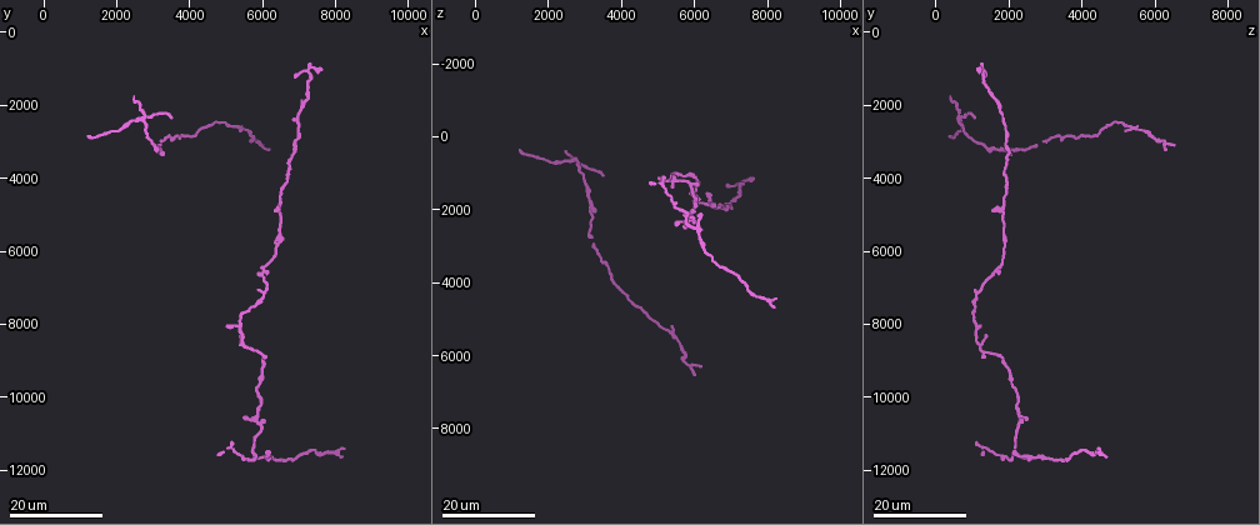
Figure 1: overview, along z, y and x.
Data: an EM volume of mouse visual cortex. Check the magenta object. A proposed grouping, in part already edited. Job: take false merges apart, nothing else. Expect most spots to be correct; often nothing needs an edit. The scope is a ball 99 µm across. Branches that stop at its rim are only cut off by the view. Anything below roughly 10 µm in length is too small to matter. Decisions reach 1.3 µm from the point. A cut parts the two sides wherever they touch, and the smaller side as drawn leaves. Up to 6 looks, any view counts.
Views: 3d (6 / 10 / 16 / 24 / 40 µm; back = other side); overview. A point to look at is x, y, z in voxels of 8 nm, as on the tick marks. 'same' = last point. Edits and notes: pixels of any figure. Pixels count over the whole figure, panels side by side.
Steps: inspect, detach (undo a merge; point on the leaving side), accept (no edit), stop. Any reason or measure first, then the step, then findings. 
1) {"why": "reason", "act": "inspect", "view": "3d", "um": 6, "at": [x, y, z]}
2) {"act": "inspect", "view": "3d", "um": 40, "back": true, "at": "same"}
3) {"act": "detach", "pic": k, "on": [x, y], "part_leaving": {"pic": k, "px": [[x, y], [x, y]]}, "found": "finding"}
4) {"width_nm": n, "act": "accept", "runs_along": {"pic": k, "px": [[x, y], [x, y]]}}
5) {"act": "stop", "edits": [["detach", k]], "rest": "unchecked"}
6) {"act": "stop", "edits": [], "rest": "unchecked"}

{"why": "side arm on a straight run", "act": "inspect", "view": "3d", "um": 16, "at": [6000, 10800, 2200]}

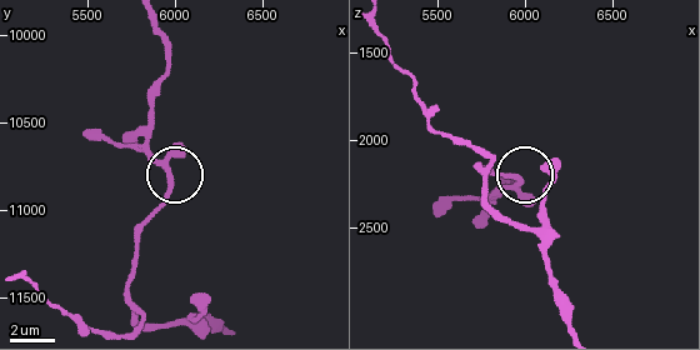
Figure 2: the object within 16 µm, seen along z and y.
{"act": "inspect", "view": "3d", "um": 6, "at": [5960, 10820, 2240]}

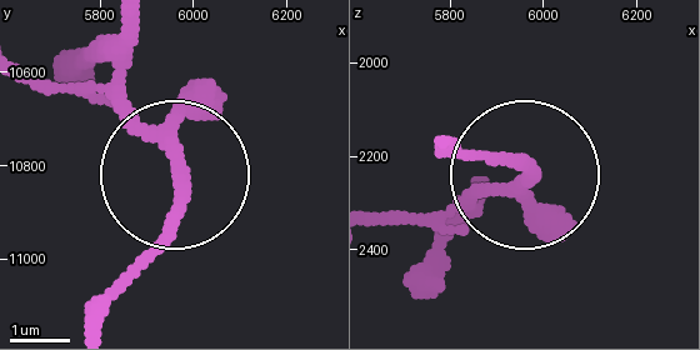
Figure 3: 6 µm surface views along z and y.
{"why": "other side", "act": "inspect", "view": "3d", "um": 6, "back": true, "at": [5970, 10830, 2245]}

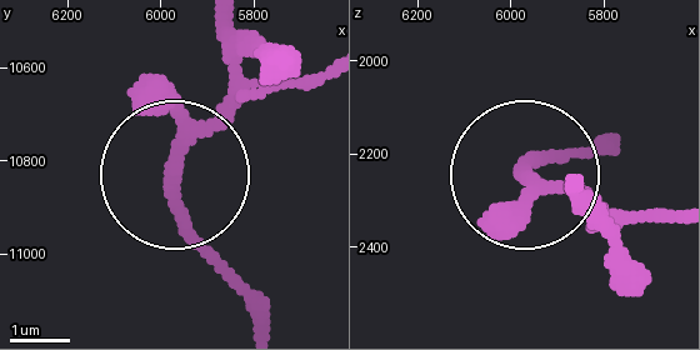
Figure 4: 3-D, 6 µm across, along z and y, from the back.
{"width_nm": 180, "act": "accept", "runs_along": {"pic": 4, "px": [[213, 28], [228, 86], [168, 191], [268, 306]]}, "found": "continuous, no second cell"}

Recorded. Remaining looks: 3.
{"why": "three-way junction", "act": "inspect", "view": "3d", "um": 16, "at": [5800, 11600, 2200]}

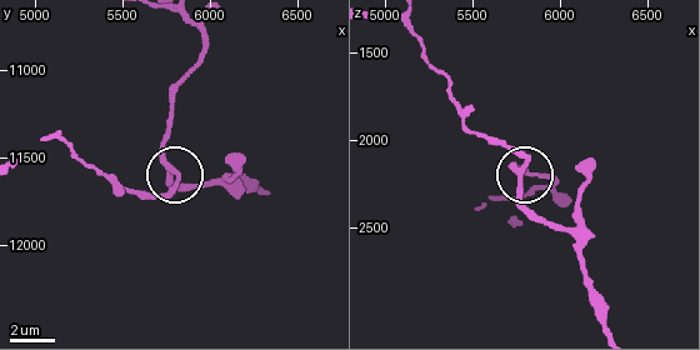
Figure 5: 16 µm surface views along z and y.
{"act": "inspect", "view": "3d", "um": 10, "at": "same"}

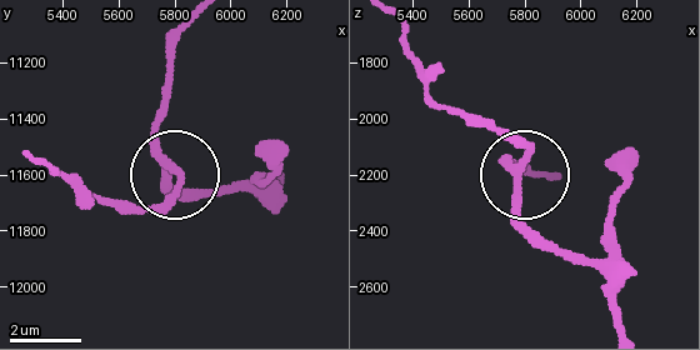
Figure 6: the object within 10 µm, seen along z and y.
{"why": "zoom in", "act": "inspect", "view": "3d", "um": 6, "at": "same"}

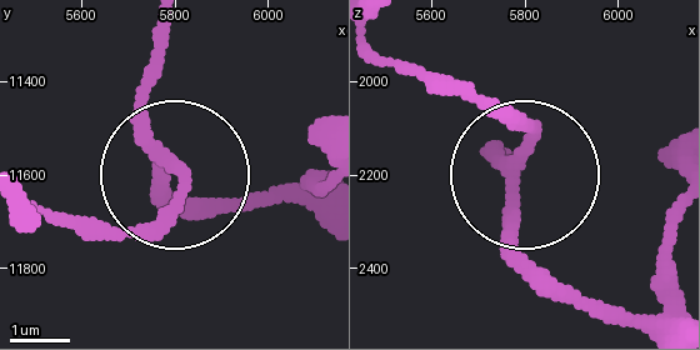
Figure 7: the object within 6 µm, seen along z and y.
{"side_arm_um": 14, "arms": 3, "act": "accept", "found": "one cell here"}

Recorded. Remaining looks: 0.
{"act": "stop", "edits": [], "rest": "unchecked"}

